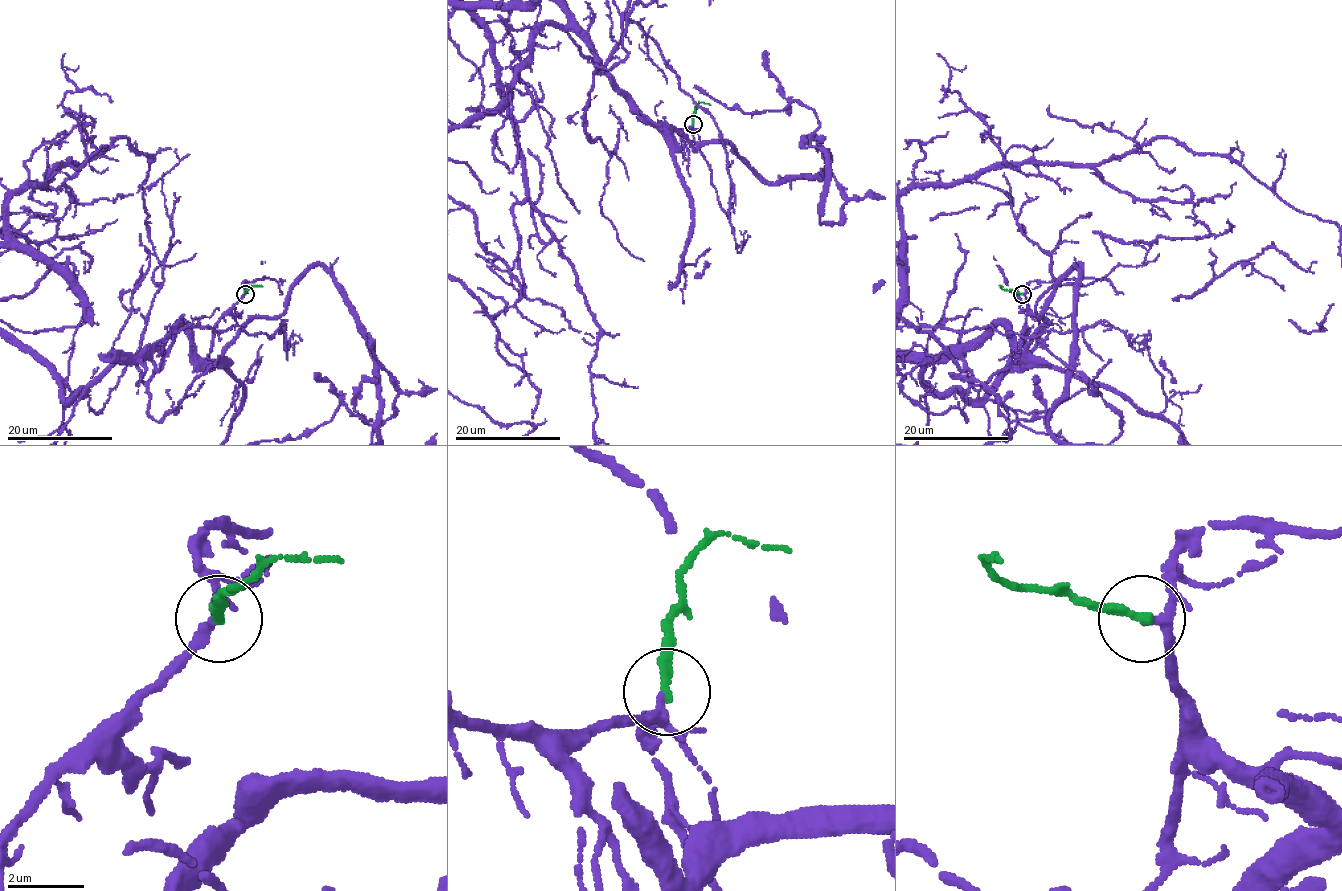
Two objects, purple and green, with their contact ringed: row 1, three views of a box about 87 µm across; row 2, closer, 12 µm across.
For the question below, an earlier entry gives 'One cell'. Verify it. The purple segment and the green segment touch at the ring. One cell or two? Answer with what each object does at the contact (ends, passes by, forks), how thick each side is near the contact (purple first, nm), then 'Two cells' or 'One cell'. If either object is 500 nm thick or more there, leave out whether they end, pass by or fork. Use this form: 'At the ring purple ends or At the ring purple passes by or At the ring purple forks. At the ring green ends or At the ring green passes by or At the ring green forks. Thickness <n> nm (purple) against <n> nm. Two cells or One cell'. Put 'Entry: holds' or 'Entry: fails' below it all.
At the ring purple forks. At the ring green ends. Thickness 160 nm (purple) against 280 nm. One cell
Entry: holds

